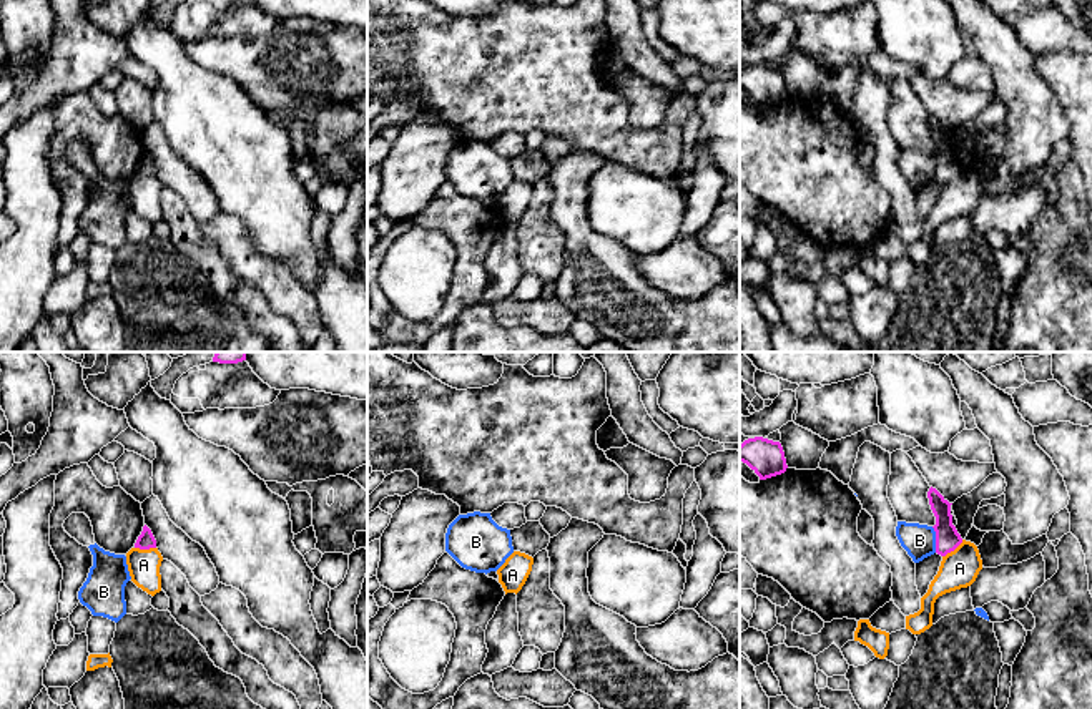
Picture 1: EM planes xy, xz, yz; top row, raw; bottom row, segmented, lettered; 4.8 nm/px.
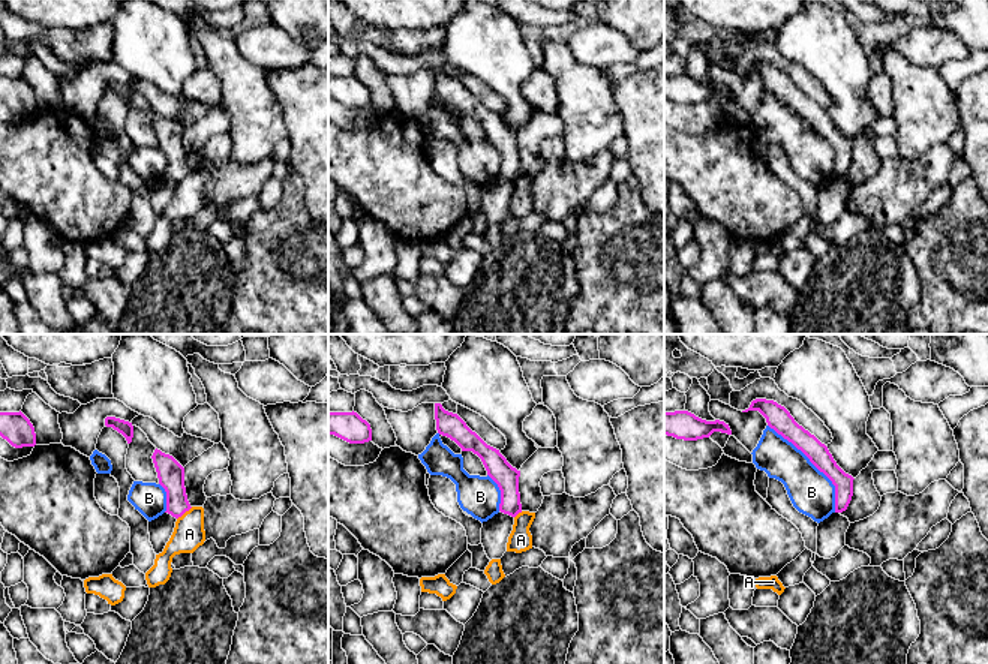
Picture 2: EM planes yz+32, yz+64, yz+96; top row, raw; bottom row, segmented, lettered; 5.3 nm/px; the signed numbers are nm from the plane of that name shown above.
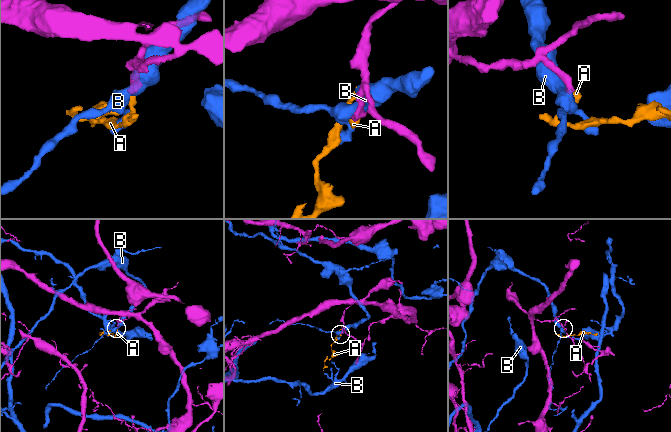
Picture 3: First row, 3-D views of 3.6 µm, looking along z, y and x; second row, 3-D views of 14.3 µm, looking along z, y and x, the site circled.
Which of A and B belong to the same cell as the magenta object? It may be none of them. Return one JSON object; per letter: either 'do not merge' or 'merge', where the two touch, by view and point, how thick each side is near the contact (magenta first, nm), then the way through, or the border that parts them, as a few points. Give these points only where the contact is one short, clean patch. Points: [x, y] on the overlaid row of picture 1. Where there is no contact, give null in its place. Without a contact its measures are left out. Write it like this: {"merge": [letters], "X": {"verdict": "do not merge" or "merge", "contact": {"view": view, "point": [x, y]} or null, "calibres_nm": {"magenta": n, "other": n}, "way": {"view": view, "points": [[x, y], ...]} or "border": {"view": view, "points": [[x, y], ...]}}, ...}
{"merge": [], "A": {"verdict": "do not merge", "contact": {"view": "yz", "point": [953, 550]}, "calibres_nm": {"magenta": 120, "other": 190}, "border": {"view": "yz", "points": [[963, 540], [943, 557]]}}, "B": {"verdict": "do not merge", "contact": {"view": "yz", "point": [936, 540]}, "calibres_nm": {"magenta": 120, "other": 160}}}

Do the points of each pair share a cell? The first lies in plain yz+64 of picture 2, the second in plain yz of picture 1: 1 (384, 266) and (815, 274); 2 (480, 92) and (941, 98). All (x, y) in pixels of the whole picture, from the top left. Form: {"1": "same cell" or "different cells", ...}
{"1": "same cell", "2": "same cell"}

